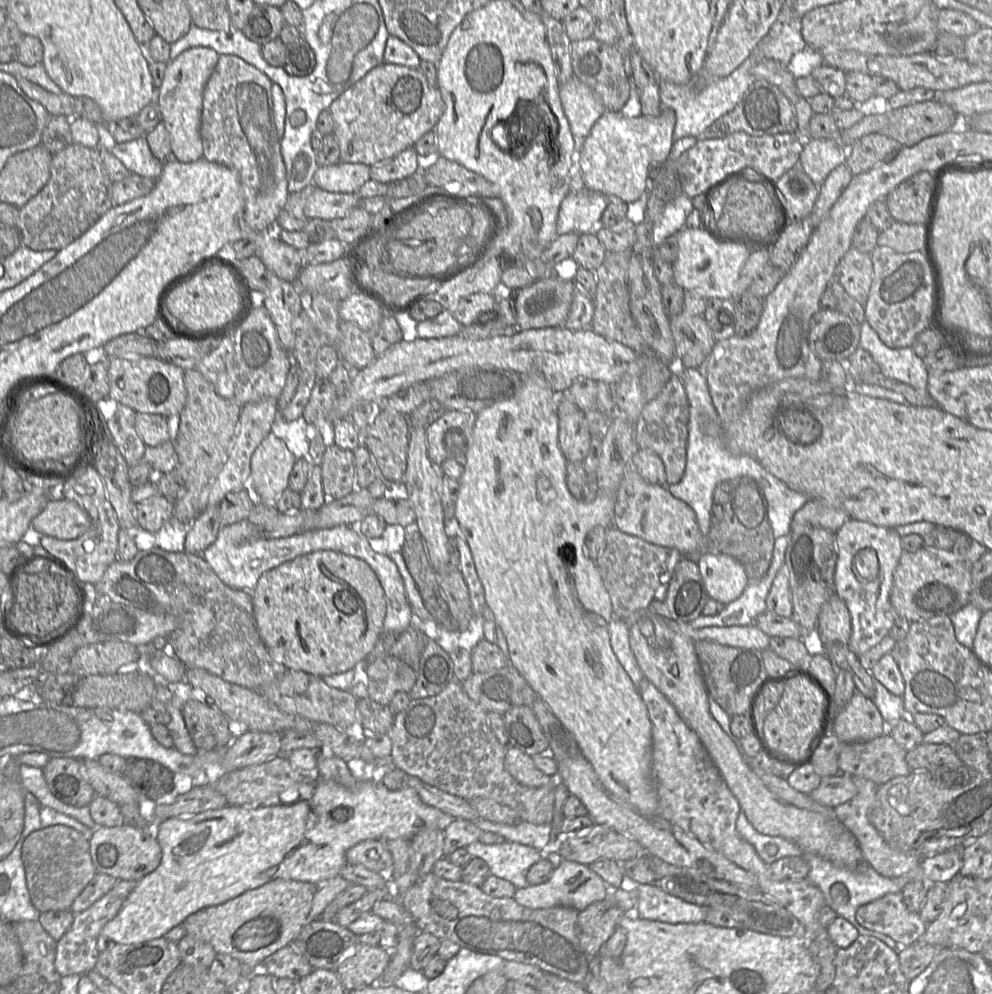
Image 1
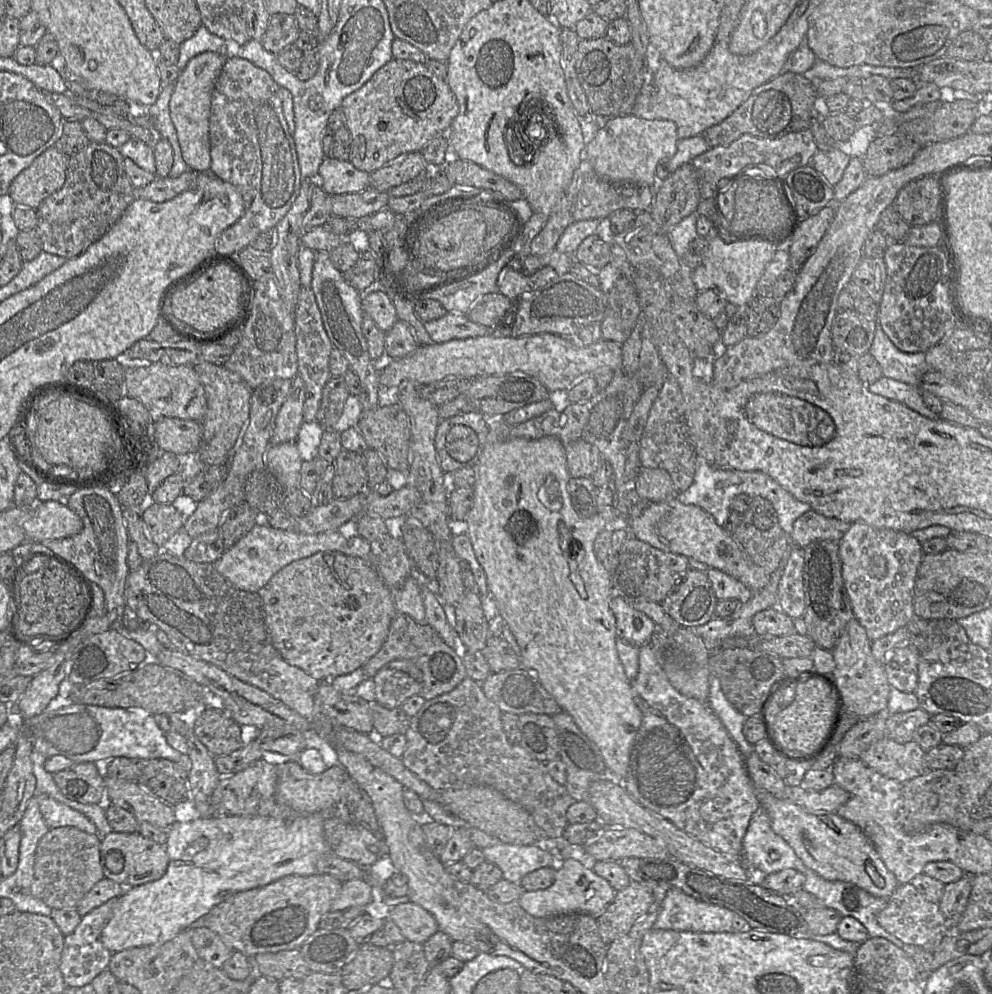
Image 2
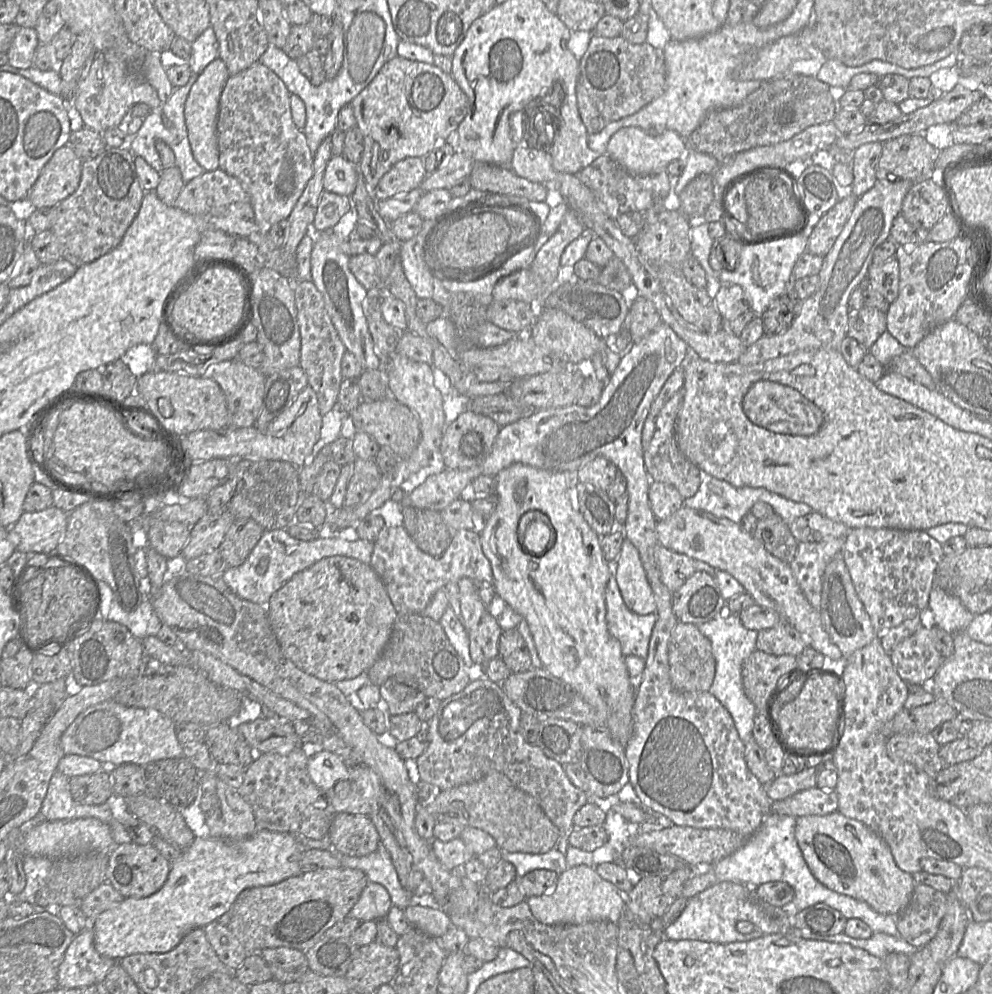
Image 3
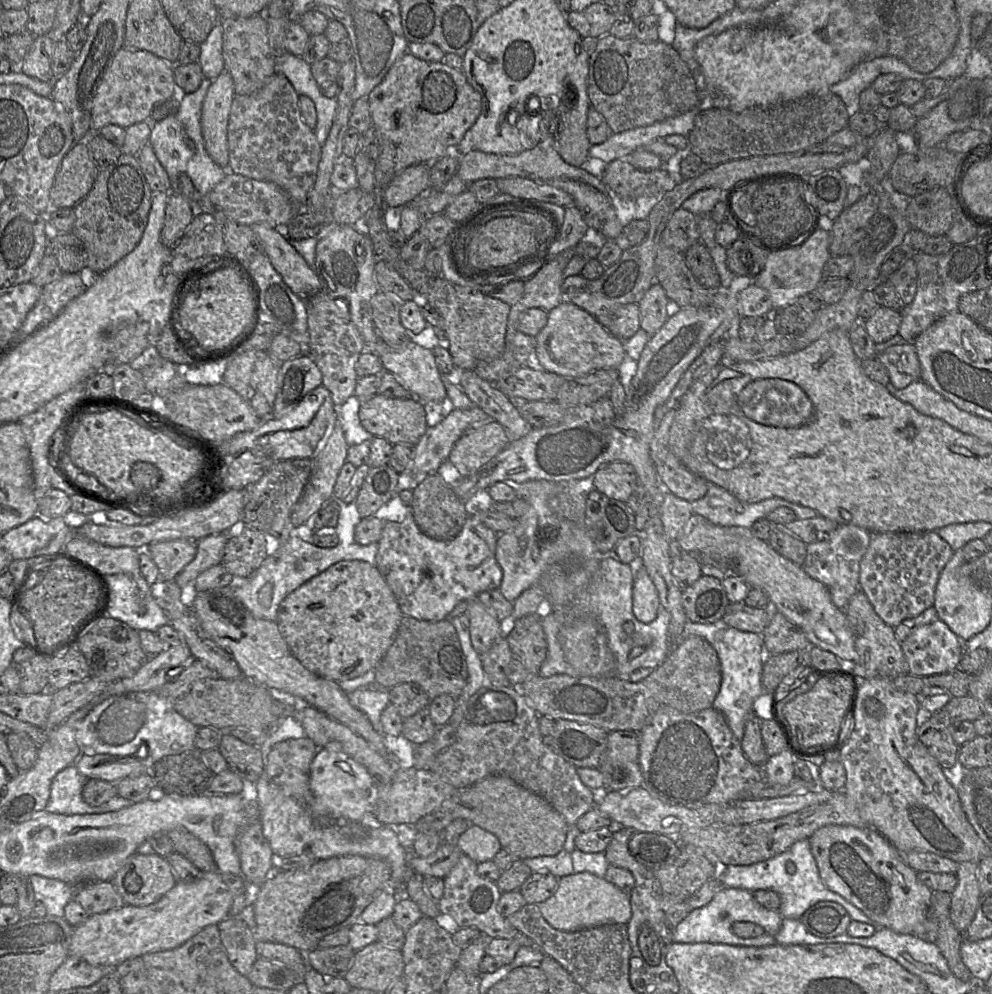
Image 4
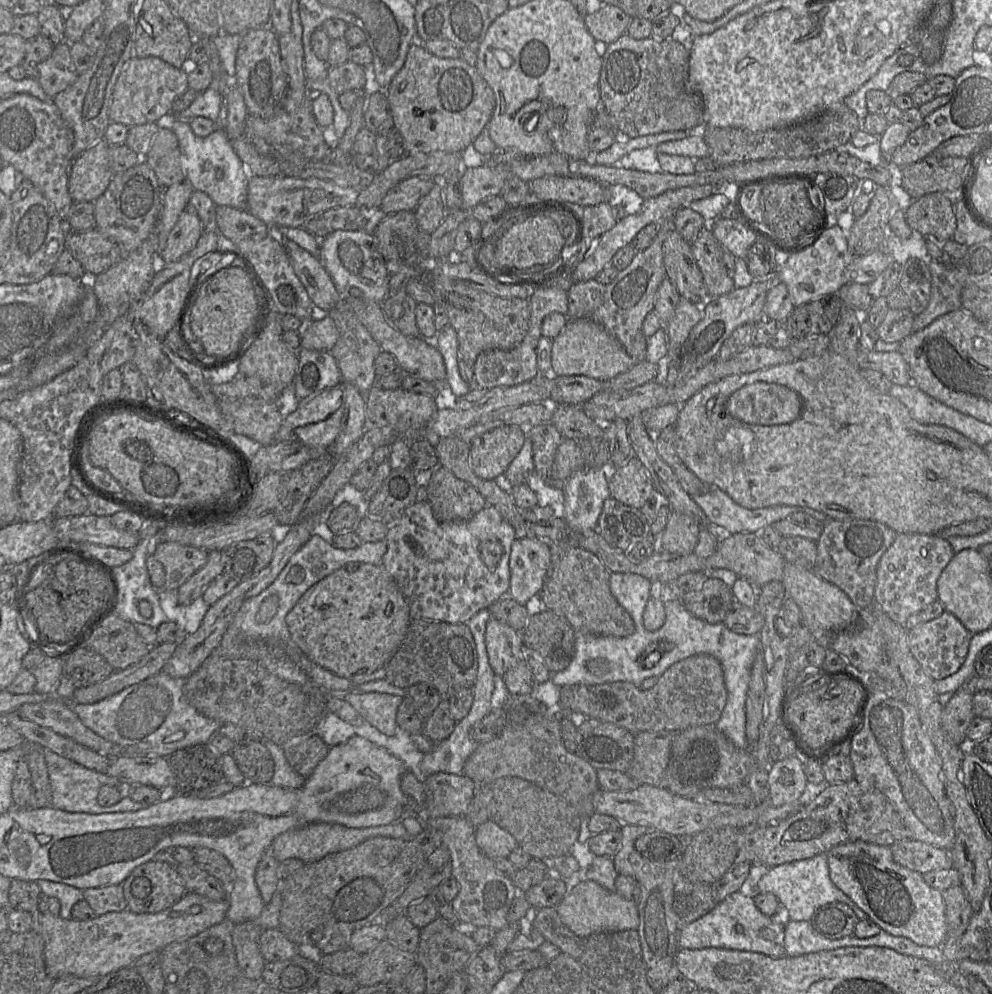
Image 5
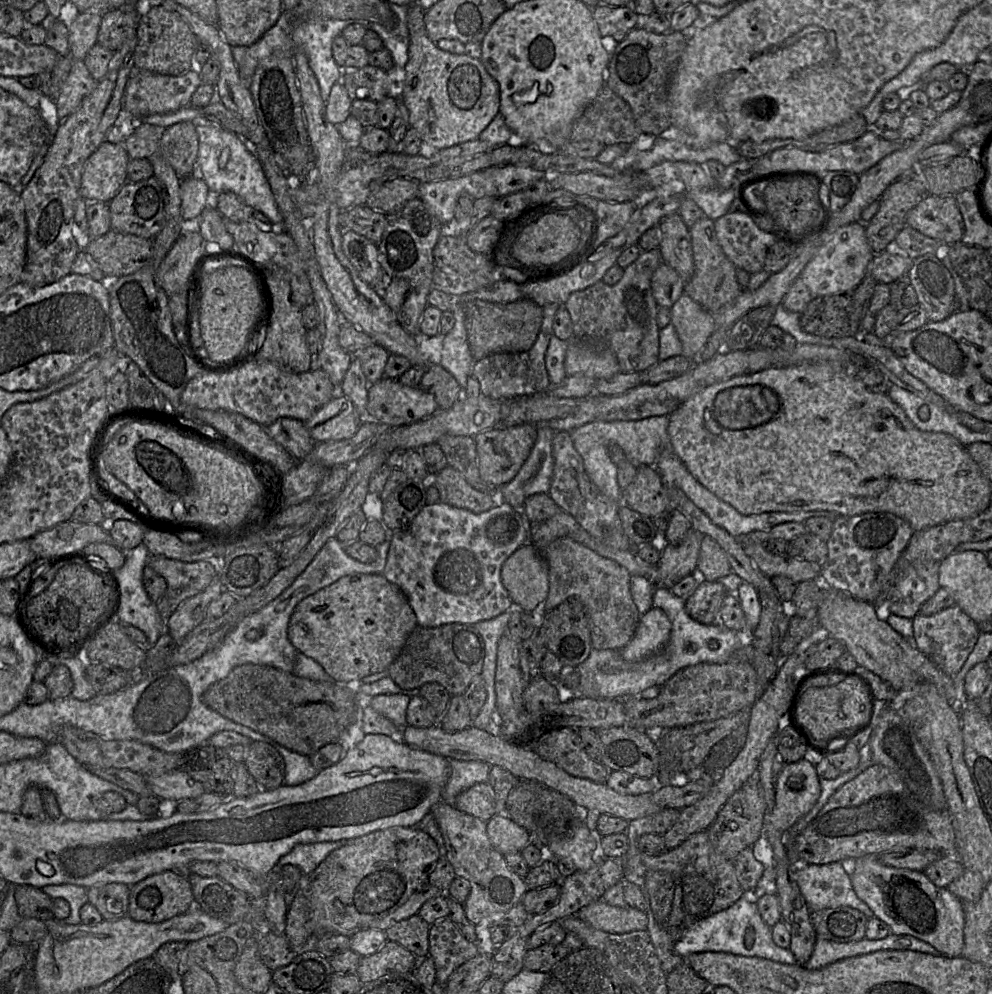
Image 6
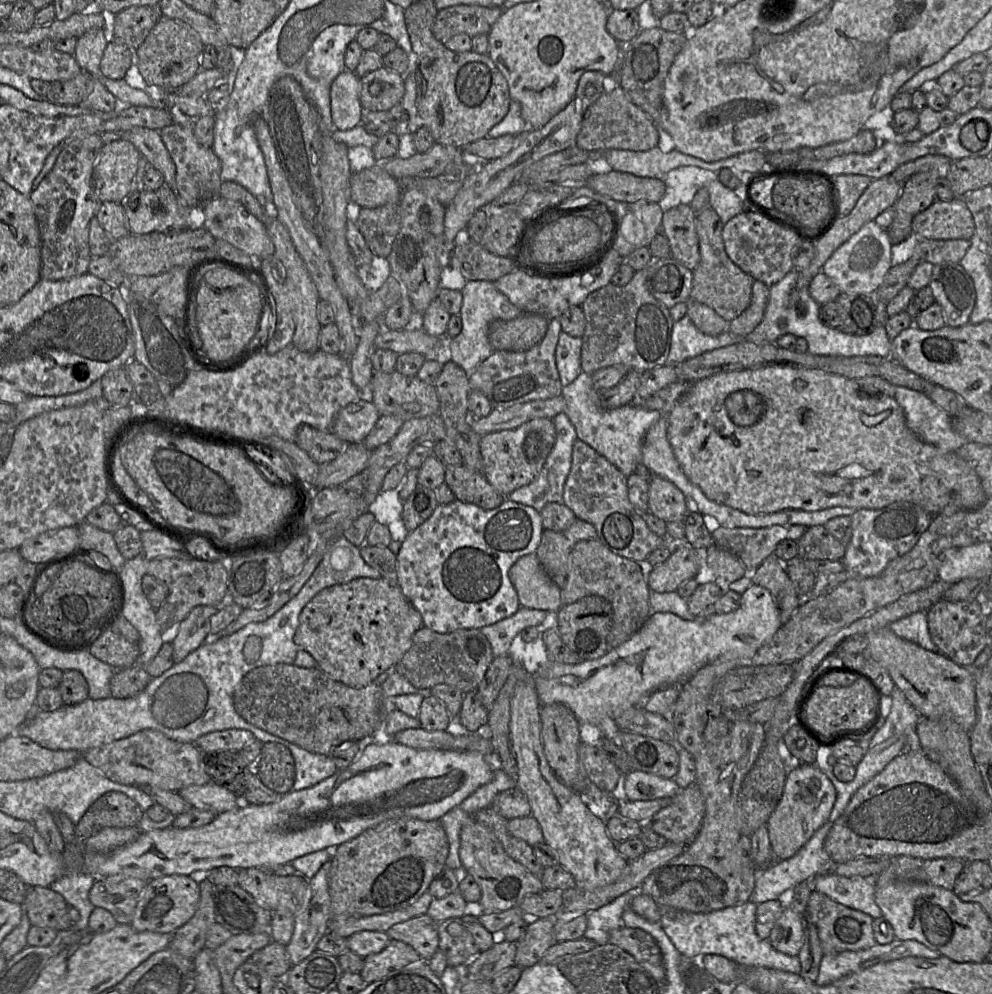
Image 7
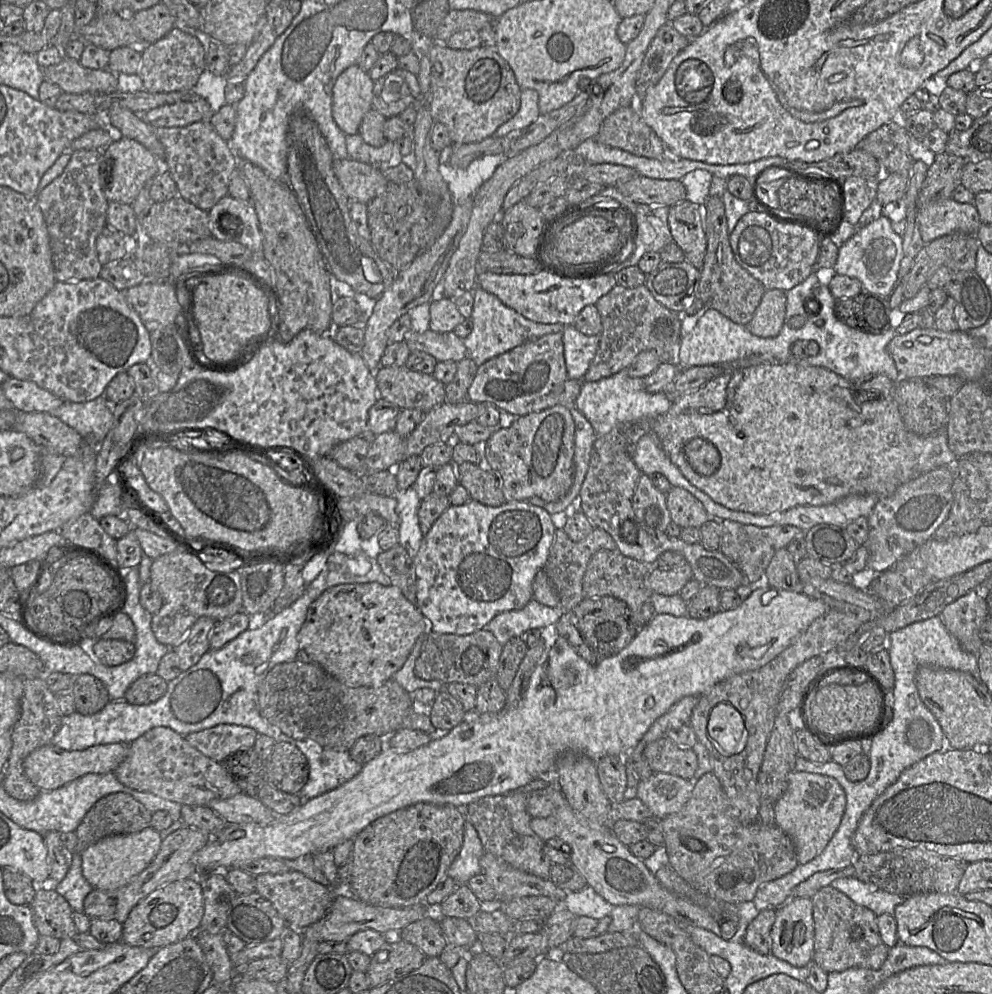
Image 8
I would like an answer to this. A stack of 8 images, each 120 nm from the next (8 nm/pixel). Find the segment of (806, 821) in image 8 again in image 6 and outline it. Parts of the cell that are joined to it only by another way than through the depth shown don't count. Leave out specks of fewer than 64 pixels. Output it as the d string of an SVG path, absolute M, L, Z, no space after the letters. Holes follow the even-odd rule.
M805 759L785 763L776 781L770 822L786 832L812 810L820 795L820 778L813 764Z

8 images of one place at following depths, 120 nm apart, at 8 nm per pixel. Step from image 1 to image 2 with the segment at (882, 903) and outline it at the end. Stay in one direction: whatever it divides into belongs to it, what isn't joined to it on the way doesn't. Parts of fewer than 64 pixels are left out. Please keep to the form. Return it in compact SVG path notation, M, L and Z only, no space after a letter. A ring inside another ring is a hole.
M909 882L899 885L888 900L887 906L877 915L878 924L904 945L924 946L940 935L948 926L939 904L926 900Z

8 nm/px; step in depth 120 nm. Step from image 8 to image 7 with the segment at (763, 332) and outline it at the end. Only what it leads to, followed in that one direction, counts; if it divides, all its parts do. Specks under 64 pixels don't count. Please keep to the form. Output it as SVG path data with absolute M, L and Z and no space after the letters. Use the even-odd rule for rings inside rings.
M754 280L749 307L729 322L728 330L738 336L746 336L753 332L763 320L768 301L769 287L759 280Z

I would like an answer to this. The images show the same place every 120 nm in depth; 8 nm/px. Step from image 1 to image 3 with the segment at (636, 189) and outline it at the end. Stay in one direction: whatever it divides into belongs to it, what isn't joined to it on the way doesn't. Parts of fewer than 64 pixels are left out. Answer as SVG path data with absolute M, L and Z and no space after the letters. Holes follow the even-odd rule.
M634 126L624 127L615 132L606 150L606 155L635 175L657 174L664 171L671 161L685 156L686 153L686 142L677 132L666 129L657 136L650 136L647 131Z

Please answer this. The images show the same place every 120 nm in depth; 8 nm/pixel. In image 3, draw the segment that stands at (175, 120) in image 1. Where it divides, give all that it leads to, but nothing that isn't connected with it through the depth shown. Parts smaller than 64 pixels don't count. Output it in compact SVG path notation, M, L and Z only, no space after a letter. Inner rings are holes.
M219 57L216 58L198 76L185 102L184 117L192 154L205 171L219 169L217 120L220 97L229 77L226 64Z

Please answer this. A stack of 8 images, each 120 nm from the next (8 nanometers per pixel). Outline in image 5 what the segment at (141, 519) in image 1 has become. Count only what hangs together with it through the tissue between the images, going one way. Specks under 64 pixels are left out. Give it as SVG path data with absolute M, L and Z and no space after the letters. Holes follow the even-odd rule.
M154 541L153 555L163 566L166 580L163 589L177 591L208 559L208 552L177 542Z

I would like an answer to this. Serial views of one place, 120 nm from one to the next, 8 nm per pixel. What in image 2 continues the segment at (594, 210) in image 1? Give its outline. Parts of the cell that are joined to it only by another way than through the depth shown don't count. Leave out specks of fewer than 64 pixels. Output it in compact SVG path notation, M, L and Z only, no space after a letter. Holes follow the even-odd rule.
M609 217L574 222L562 233L557 242L556 250L573 256L581 242L585 238L595 235L598 228L602 228L601 232L603 232L603 229L609 232L609 224Z

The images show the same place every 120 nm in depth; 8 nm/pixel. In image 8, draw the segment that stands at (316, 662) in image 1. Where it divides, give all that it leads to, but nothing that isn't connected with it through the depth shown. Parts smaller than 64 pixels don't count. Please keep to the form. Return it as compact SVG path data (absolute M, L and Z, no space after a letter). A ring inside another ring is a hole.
M378 582L343 583L326 589L309 606L306 619L298 633L300 649L304 649L326 673L350 687L369 687L393 678L422 634L429 631L428 621L418 609L394 586Z

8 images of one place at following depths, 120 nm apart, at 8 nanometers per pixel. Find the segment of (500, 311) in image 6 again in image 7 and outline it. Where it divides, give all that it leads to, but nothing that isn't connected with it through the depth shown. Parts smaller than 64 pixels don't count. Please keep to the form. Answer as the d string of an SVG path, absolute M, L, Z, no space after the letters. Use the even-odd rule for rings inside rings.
M522 313L513 320L493 321L488 339L495 351L524 351L542 341L548 325L549 320L542 315Z

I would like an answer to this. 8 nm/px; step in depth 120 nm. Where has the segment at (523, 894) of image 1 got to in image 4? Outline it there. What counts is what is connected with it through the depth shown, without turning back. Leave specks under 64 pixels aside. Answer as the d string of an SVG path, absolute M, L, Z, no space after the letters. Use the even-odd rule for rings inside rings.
M589 872L573 873L560 878L556 892L537 906L553 928L564 932L605 924L627 924L632 916L629 895L604 878Z

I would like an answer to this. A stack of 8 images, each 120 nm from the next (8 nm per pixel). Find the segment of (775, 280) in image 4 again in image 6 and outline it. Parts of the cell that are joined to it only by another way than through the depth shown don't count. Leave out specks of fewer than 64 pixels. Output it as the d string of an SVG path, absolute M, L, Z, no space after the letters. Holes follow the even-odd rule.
M856 222L837 229L805 266L799 278L805 283L814 298L825 295L851 294L866 277L867 267L875 254L867 241L865 224Z

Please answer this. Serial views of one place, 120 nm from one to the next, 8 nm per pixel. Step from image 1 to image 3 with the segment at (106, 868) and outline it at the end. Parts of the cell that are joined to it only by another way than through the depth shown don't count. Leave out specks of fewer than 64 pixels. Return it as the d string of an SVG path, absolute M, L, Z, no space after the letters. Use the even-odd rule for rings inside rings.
M118 844L108 853L106 882L109 882L125 898L145 898L157 892L164 885L170 868L171 863L151 844Z

